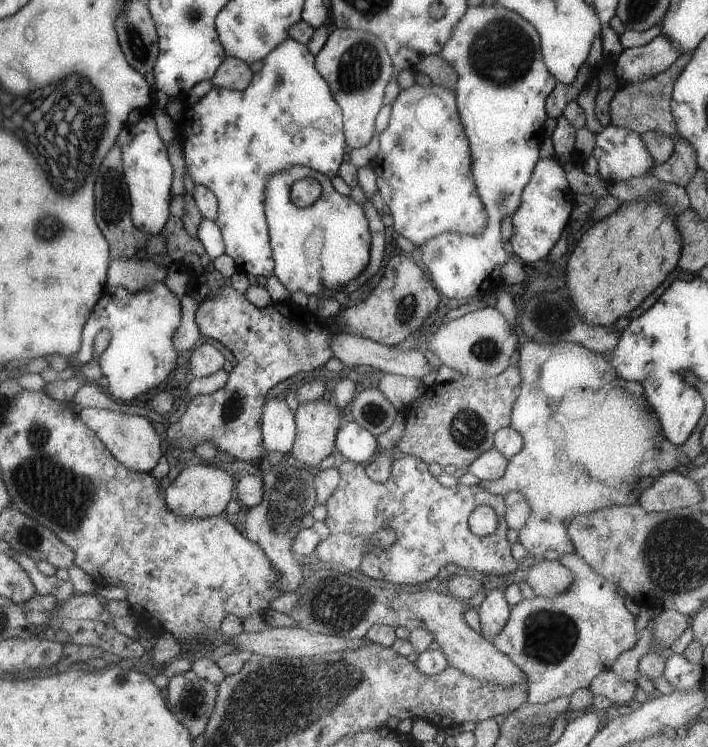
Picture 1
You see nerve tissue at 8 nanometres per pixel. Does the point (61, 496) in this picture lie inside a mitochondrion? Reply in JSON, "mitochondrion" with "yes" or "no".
{"mitochondrion":"yes"}

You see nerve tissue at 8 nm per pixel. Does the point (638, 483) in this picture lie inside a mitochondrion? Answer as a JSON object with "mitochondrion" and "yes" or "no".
{"mitochondrion":"no"}

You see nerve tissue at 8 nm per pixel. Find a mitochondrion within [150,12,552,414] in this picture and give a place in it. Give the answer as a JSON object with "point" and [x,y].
{"point":[503,52]}

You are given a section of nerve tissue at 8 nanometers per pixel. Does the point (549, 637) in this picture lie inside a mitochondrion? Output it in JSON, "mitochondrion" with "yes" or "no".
{"mitochondrion":"yes"}

